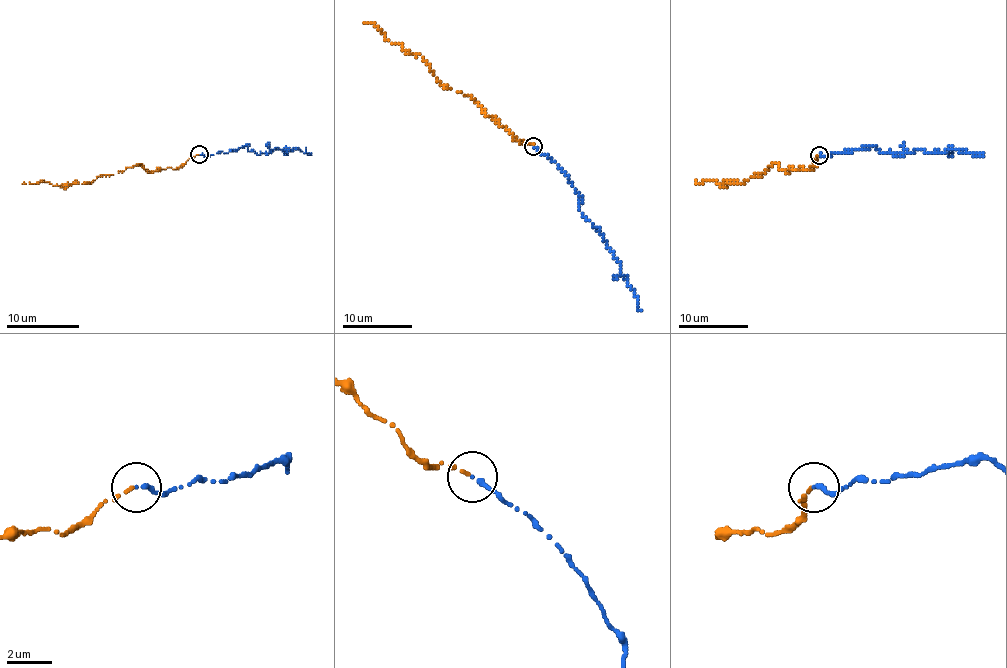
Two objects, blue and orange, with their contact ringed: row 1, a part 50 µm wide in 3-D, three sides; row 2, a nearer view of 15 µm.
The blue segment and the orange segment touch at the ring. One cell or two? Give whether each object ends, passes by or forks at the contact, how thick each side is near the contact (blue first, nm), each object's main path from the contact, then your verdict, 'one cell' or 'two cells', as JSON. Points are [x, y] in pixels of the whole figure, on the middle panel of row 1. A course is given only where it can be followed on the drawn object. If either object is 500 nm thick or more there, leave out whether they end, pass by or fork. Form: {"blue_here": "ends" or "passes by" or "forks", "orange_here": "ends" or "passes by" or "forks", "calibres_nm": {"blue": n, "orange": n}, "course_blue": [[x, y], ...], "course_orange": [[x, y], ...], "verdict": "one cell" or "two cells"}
{"blue_here": "ends", "orange_here": "ends", "calibres_nm": {"blue": 200, "orange": 110}, "course_blue": [[533, 146], [557, 164], [581, 198], [579, 210], [607, 243], [640, 309]], "course_orange": [[533, 145], [521, 143], [476, 100], [445, 88], [419, 55], [408, 53], [384, 38], [374, 24], [365, 22]], "verdict": "one cell"}

